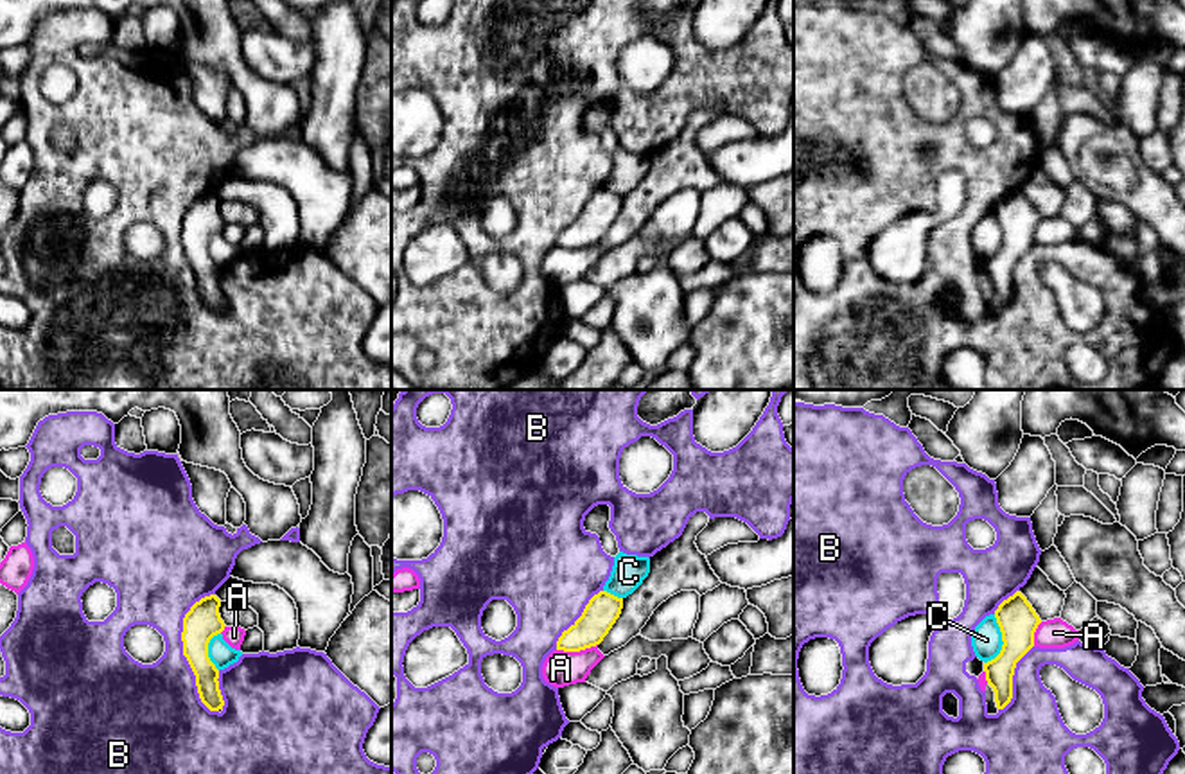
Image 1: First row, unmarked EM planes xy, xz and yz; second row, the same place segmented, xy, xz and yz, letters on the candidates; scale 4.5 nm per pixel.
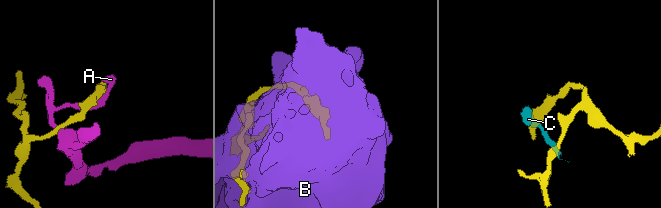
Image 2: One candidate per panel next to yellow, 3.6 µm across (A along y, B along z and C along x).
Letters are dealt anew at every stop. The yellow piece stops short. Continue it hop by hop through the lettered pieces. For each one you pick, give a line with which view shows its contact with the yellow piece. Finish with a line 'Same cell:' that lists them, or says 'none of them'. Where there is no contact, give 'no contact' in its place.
Same cell: none of them

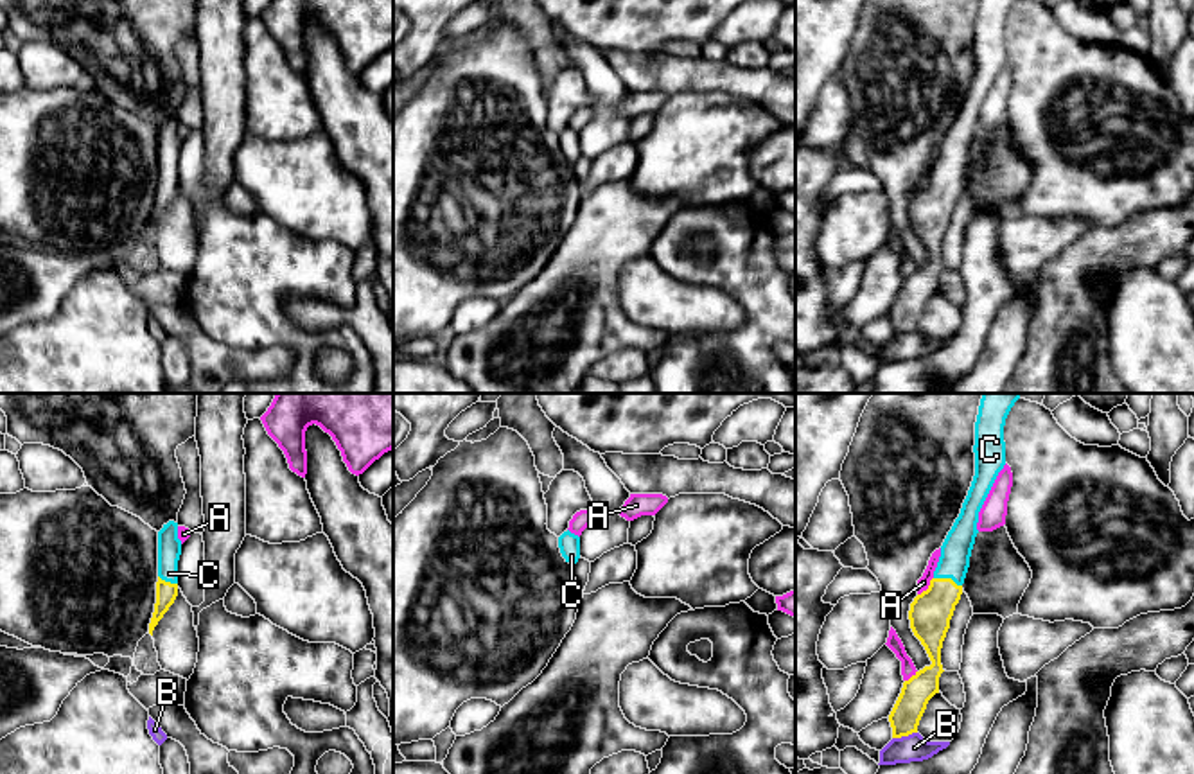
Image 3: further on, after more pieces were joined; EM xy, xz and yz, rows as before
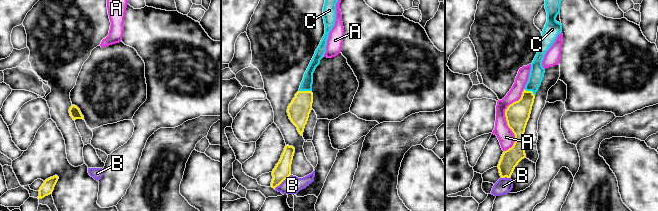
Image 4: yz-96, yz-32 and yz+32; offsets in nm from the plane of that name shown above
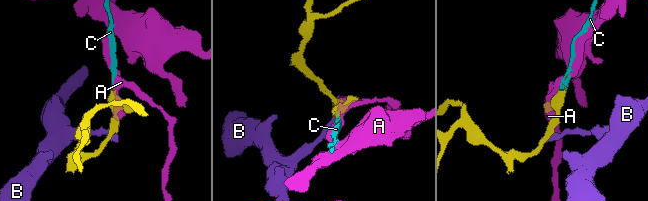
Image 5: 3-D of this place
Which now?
C: contact in yz
Same cell: C

